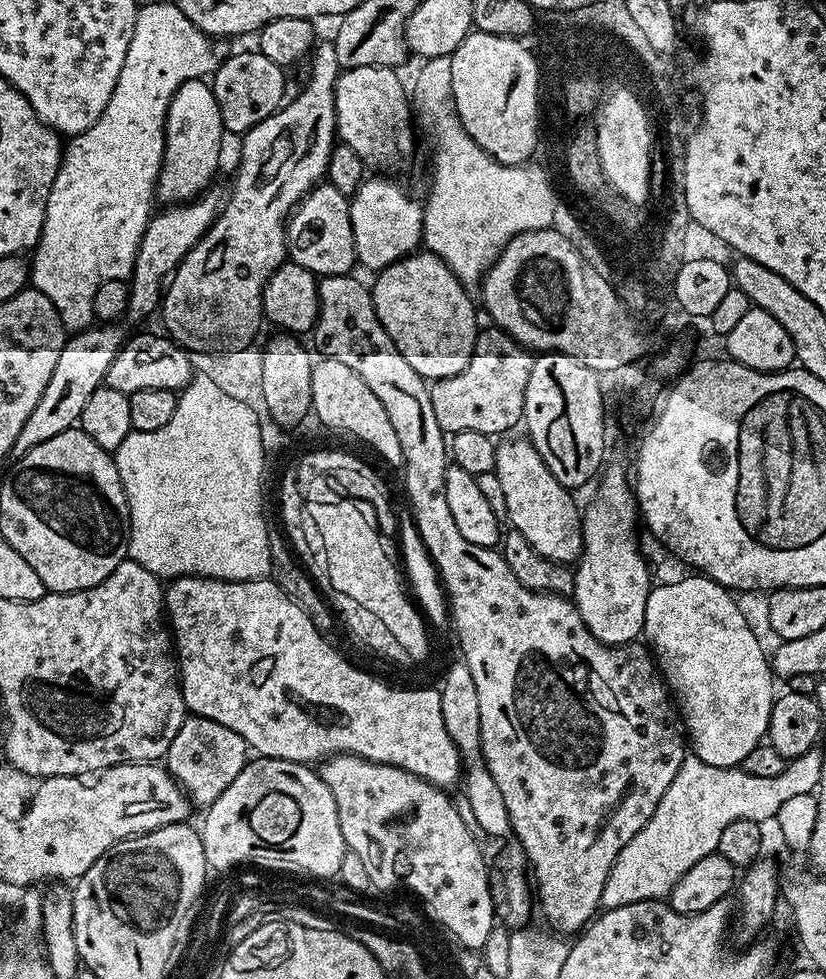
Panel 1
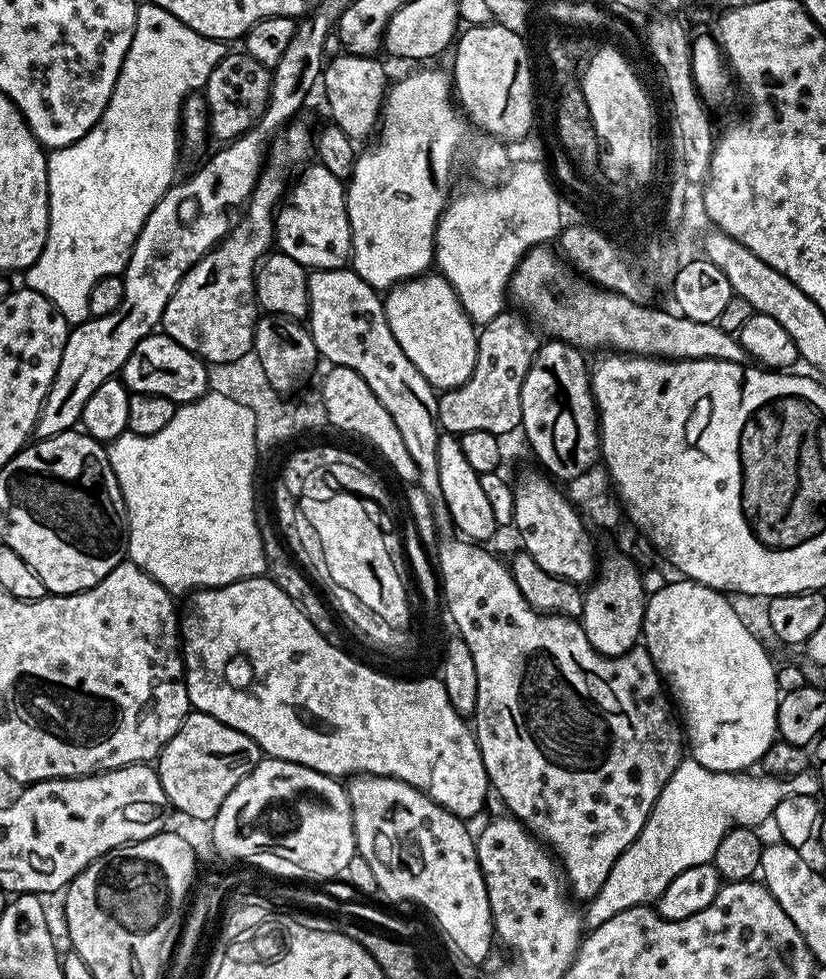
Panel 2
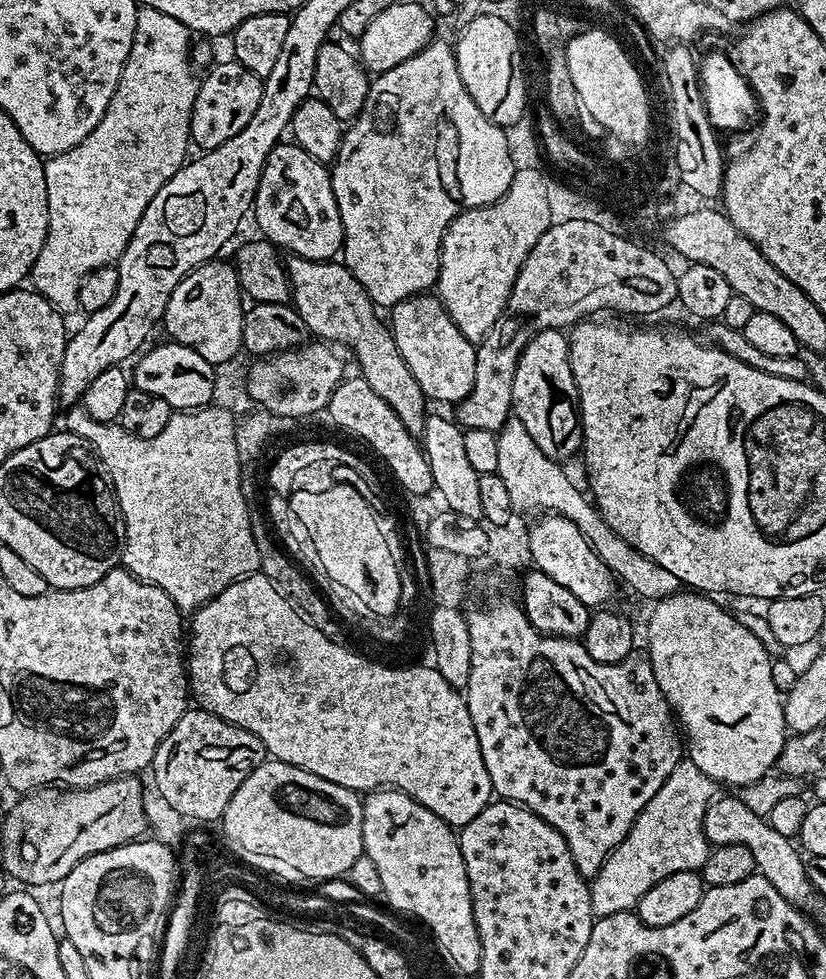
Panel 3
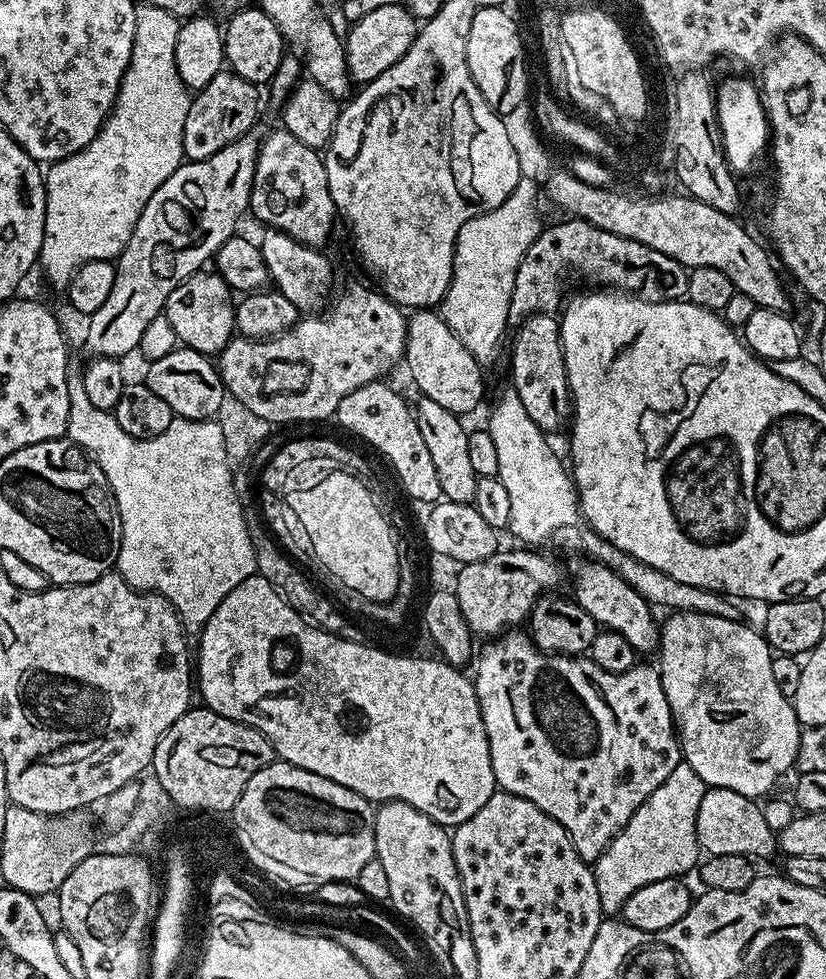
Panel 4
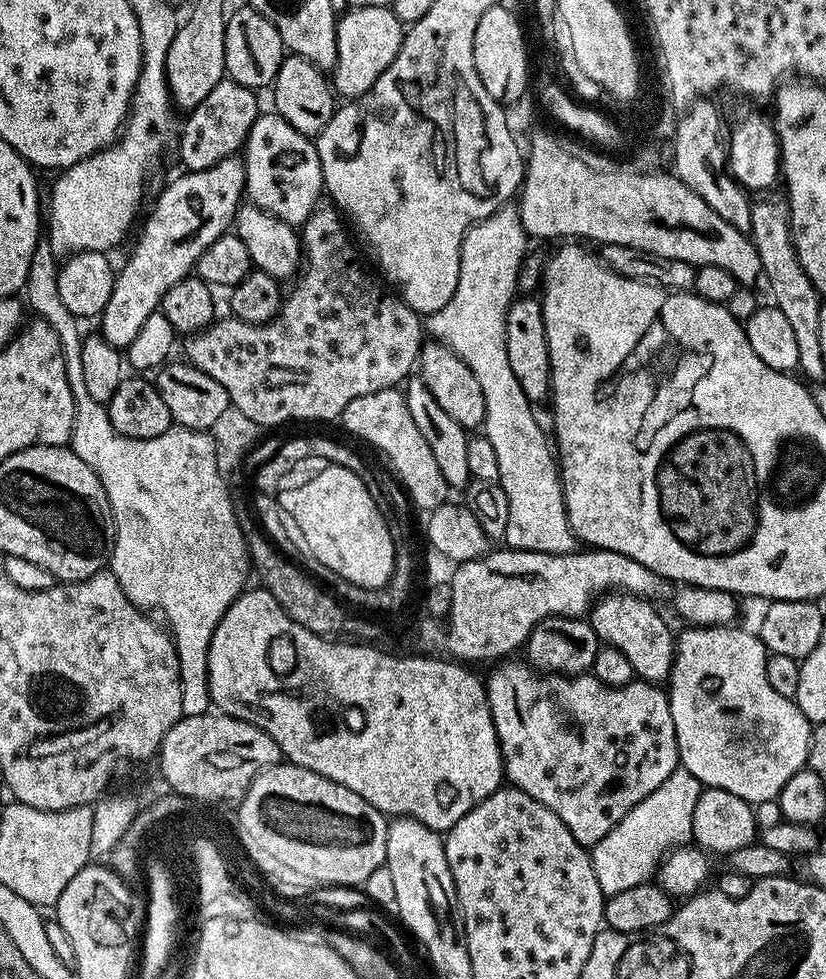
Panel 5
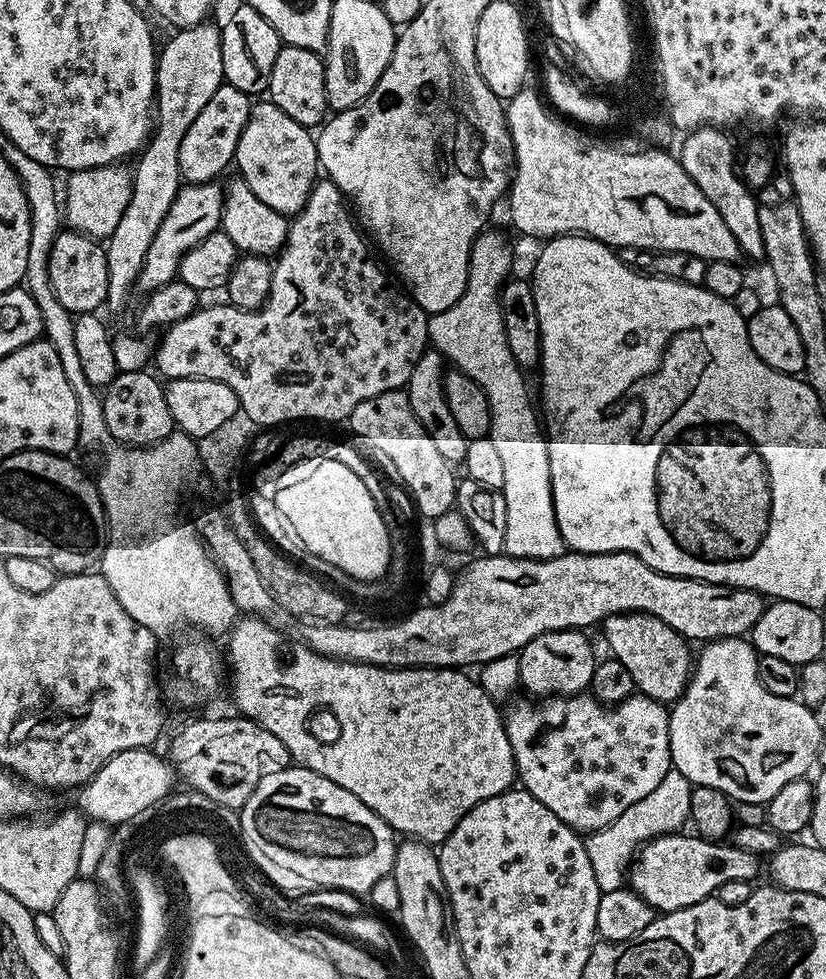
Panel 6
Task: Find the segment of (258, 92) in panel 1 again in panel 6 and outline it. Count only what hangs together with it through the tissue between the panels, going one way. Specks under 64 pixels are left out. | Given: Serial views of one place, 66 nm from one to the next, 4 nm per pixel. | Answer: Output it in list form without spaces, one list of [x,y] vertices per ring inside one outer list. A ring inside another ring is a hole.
[[[224,82],[214,96],[210,98],[202,112],[198,114],[190,128],[186,130],[185,137],[178,151],[178,166],[180,179],[184,184],[210,184],[227,170],[236,158],[238,138],[242,138],[242,130],[250,118],[254,100],[247,92],[238,90]]]

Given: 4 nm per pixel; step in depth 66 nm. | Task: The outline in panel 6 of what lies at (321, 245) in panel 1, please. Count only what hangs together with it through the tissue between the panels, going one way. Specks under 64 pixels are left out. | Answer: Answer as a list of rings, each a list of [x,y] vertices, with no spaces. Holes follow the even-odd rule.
[[[271,102],[253,103],[250,118],[242,130],[242,138],[238,138],[234,164],[235,167],[240,167],[239,179],[244,180],[246,186],[250,186],[250,190],[254,190],[254,194],[258,194],[258,198],[266,202],[266,206],[270,206],[270,210],[278,210],[289,218],[306,206],[308,196],[312,193],[312,186],[318,179],[316,141],[313,133],[298,122],[294,122],[294,118],[286,114],[286,110],[278,110],[278,106]]]

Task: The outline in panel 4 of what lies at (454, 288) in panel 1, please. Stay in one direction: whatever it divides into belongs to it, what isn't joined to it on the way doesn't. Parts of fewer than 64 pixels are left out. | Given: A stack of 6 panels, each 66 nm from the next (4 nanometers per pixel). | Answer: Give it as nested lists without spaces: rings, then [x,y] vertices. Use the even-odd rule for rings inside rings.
[[[416,310],[408,316],[408,341],[404,360],[406,365],[408,364],[408,372],[412,375],[413,382],[420,387],[419,395],[423,399],[438,402],[438,406],[446,406],[446,410],[456,413],[461,418],[467,417],[467,412],[474,411],[483,402],[484,376],[480,373],[483,372],[482,365],[476,361],[474,354],[470,354],[470,350],[466,350],[458,334],[454,334],[454,330],[446,326],[444,317],[439,311]]]

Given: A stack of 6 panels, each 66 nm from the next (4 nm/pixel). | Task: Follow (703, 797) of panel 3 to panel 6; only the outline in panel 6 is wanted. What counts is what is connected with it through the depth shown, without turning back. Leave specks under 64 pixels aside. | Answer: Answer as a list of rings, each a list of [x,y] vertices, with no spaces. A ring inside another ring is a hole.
[[[670,771],[662,782],[642,802],[634,802],[610,826],[591,833],[584,840],[586,854],[590,854],[590,866],[594,866],[594,878],[598,878],[601,893],[625,887],[626,873],[636,859],[636,853],[650,840],[657,836],[670,836],[681,831],[684,823],[691,817],[690,798],[694,785],[681,772]]]

